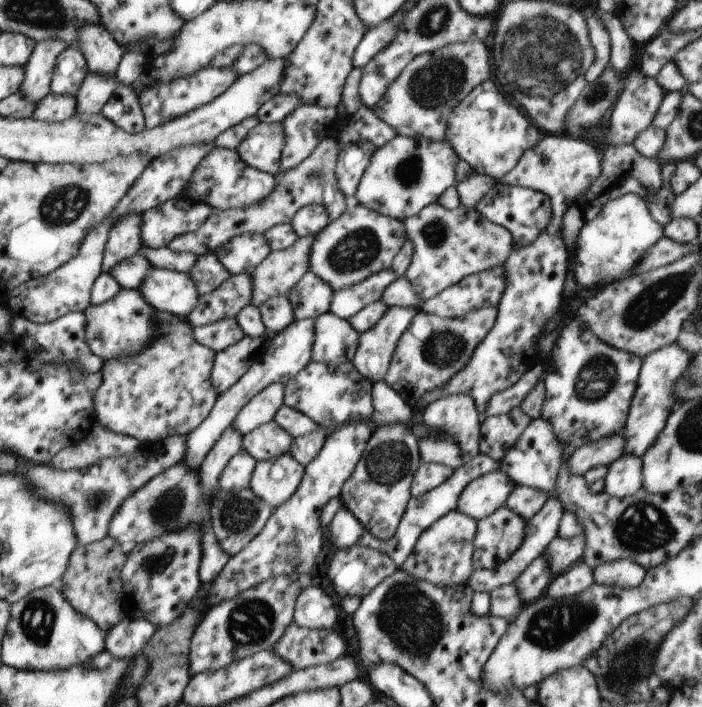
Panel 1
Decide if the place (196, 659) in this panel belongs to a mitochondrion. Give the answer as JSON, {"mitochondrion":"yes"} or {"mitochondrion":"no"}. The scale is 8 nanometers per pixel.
{"mitochondrion":"no"}

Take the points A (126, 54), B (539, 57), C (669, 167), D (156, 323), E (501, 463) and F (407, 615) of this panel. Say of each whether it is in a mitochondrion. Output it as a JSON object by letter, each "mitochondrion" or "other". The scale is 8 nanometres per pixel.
{"A":"other","B":"mitochondrion","C":"other","D":"other","E":"other","F":"mitochondrion"}

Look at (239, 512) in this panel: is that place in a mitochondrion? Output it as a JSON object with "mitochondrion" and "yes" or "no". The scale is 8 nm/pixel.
{"mitochondrion":"yes"}

